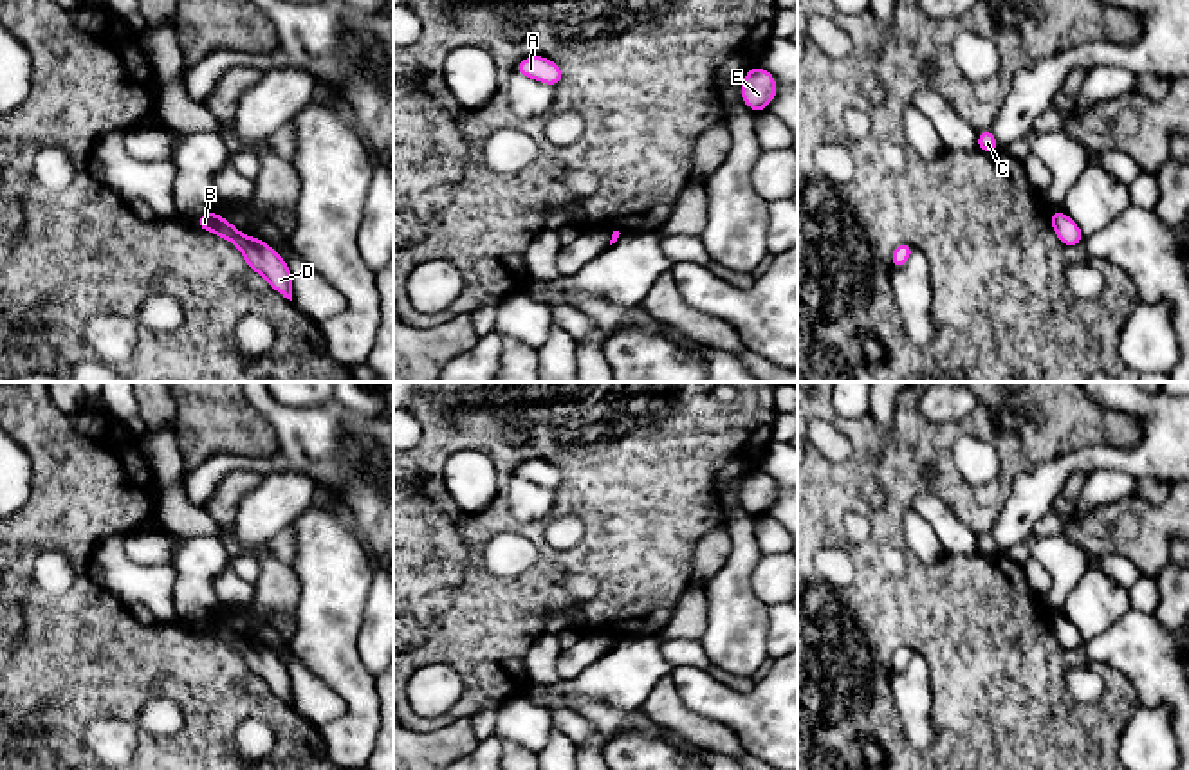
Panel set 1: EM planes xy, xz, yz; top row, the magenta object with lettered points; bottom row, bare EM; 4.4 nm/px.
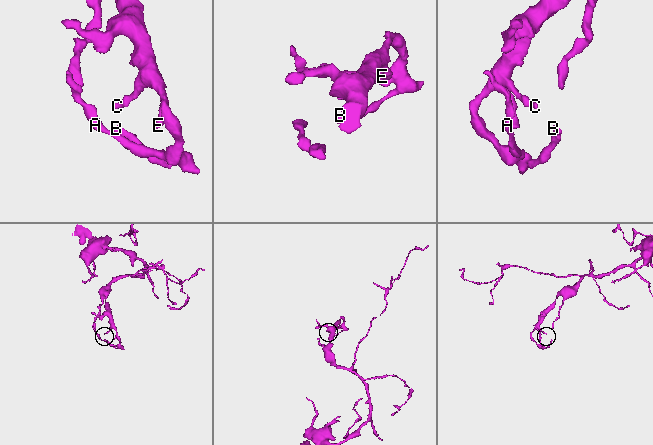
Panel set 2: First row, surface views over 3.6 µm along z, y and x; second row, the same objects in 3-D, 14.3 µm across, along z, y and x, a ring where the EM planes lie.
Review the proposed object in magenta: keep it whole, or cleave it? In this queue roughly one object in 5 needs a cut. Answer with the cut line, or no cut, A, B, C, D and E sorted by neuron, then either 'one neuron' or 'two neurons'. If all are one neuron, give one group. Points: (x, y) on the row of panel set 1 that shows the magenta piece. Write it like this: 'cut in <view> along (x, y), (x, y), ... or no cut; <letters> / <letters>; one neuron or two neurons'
no cut; A B C D E; one neuron

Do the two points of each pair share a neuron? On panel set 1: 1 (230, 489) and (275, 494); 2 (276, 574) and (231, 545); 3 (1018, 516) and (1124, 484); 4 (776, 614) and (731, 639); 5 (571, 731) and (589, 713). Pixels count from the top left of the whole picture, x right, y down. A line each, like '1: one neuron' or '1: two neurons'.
1: two neurons
2: one neuron
3: two neurons
4: two neurons
5: two neurons

